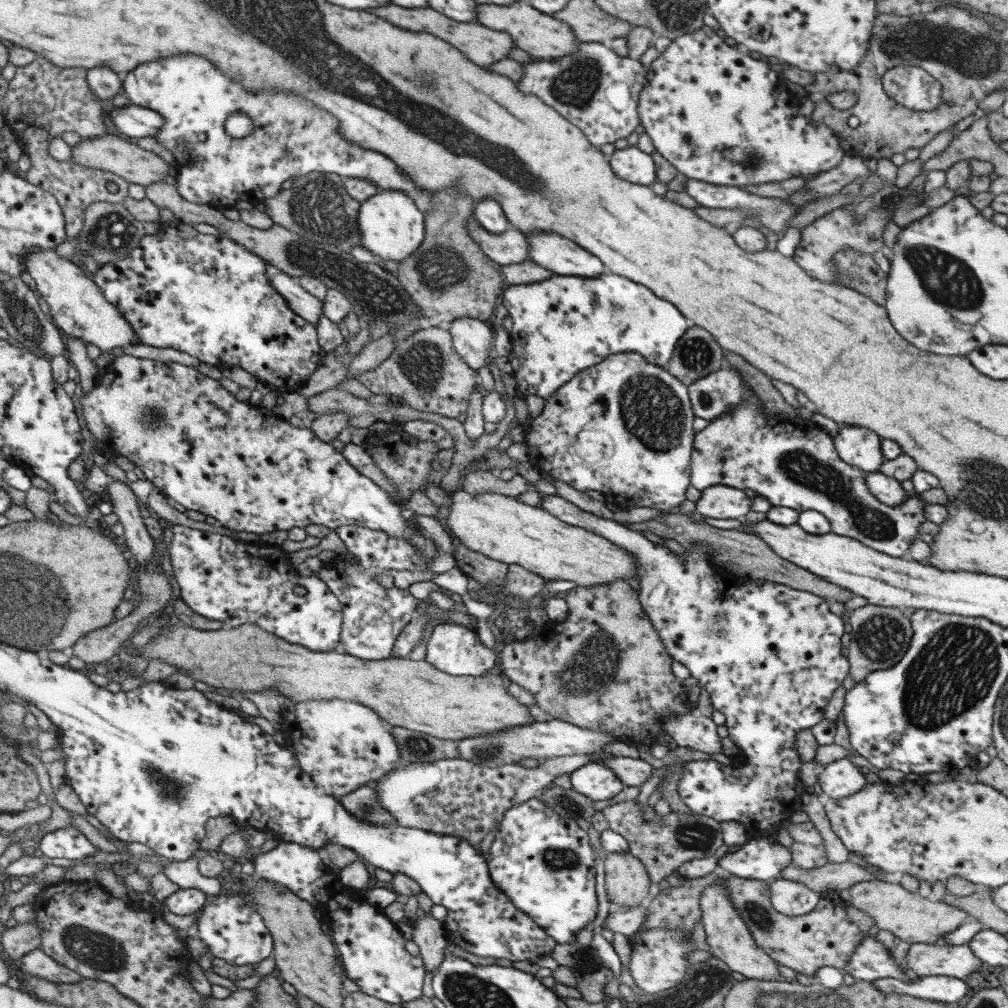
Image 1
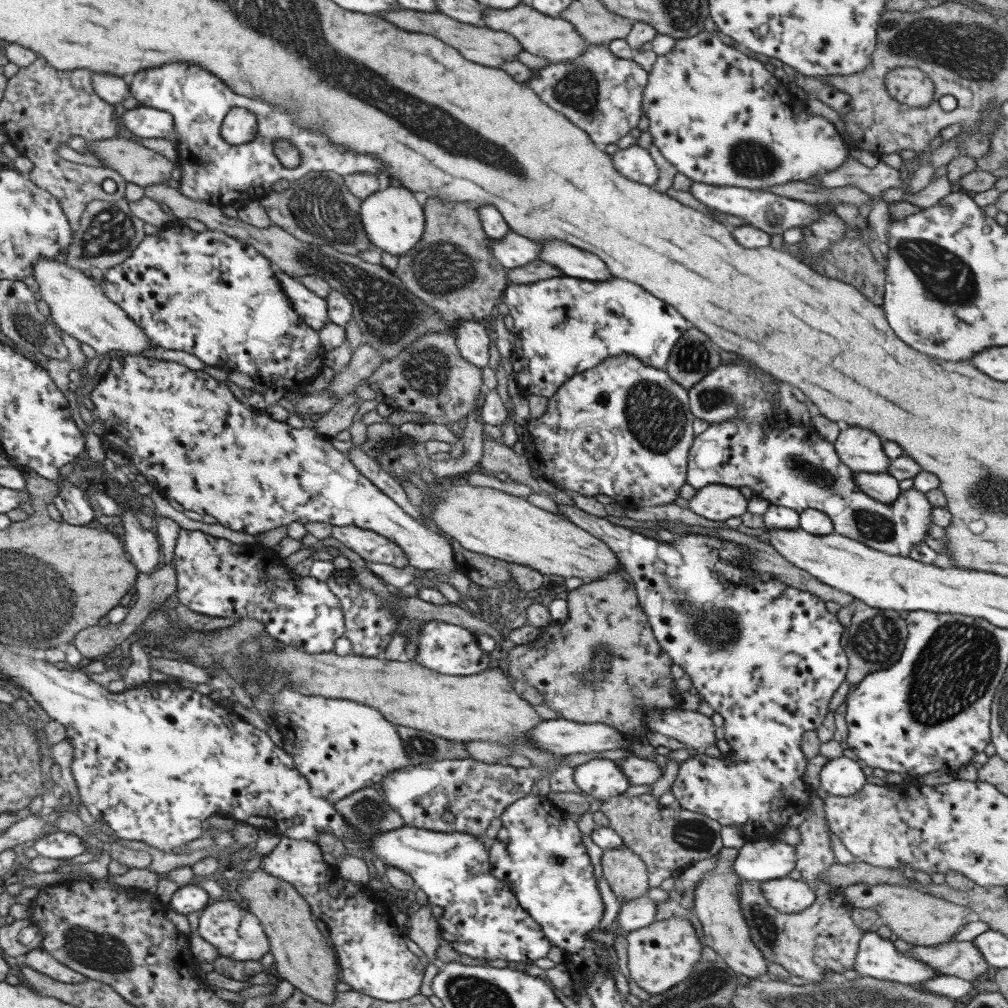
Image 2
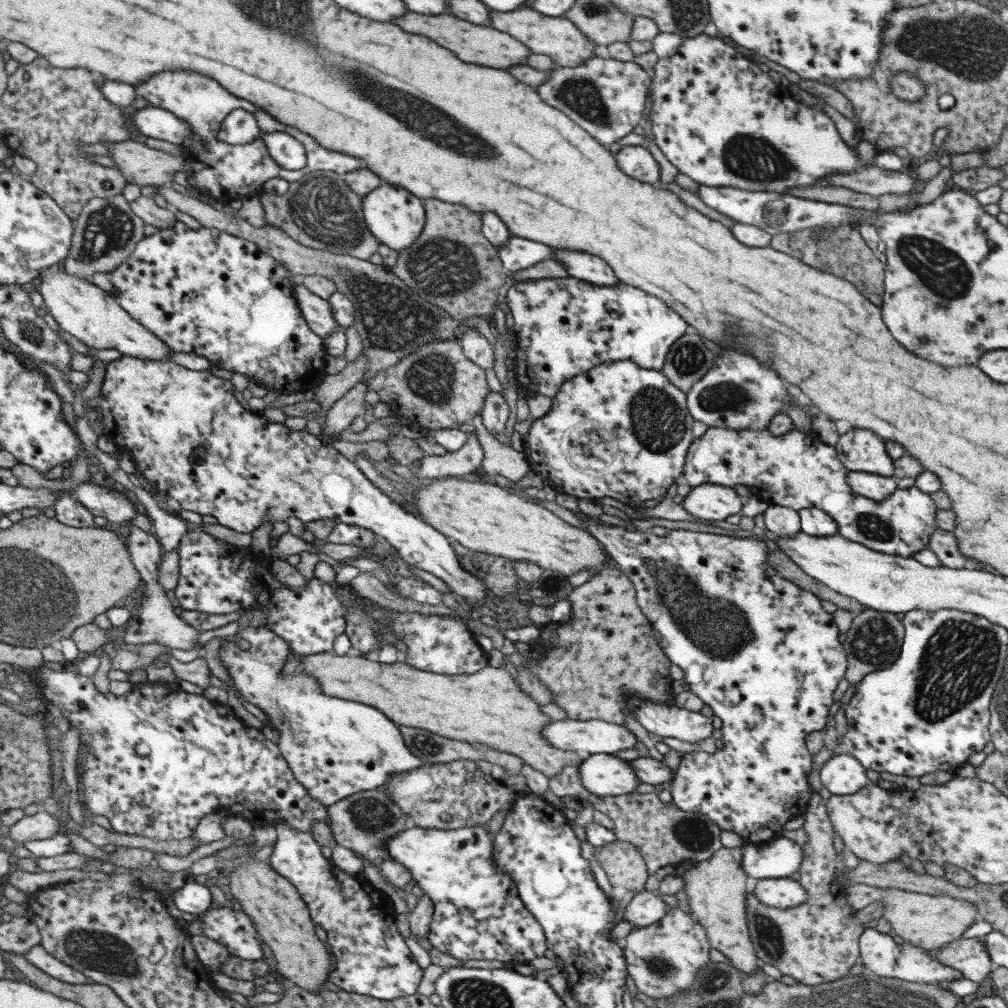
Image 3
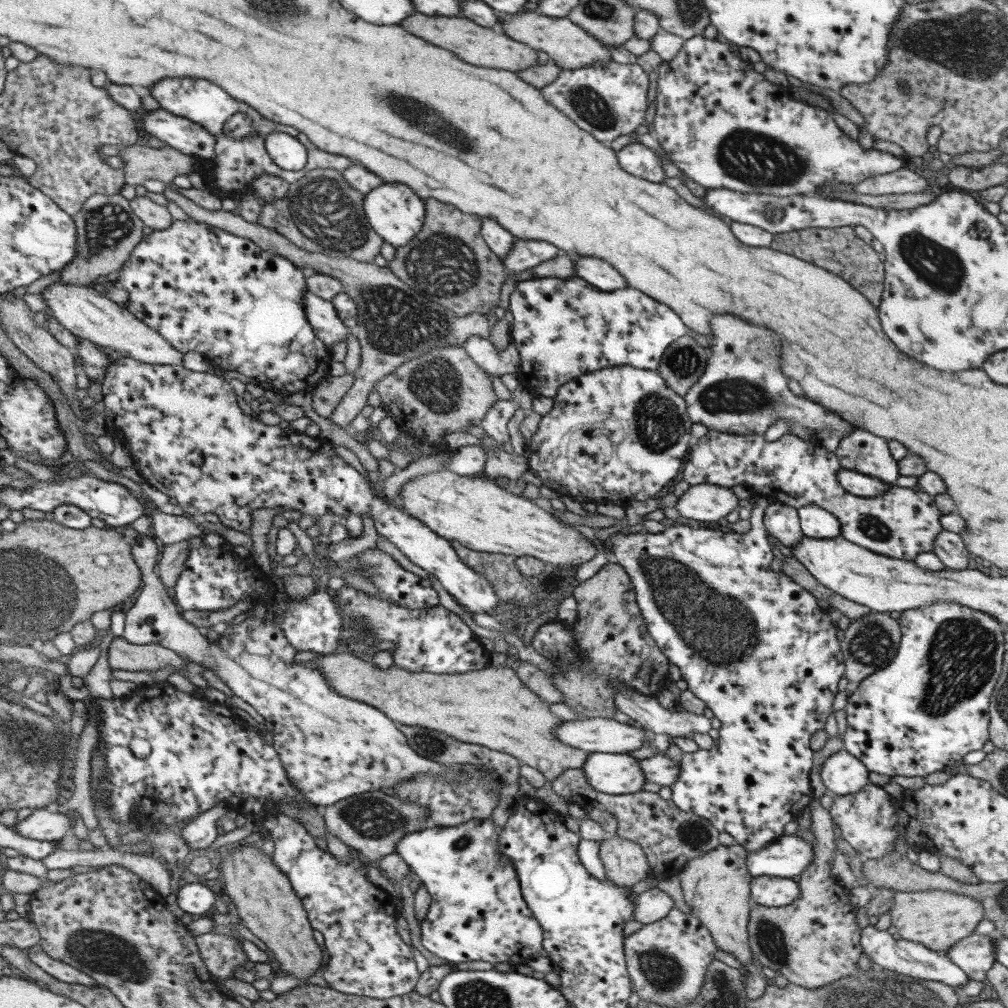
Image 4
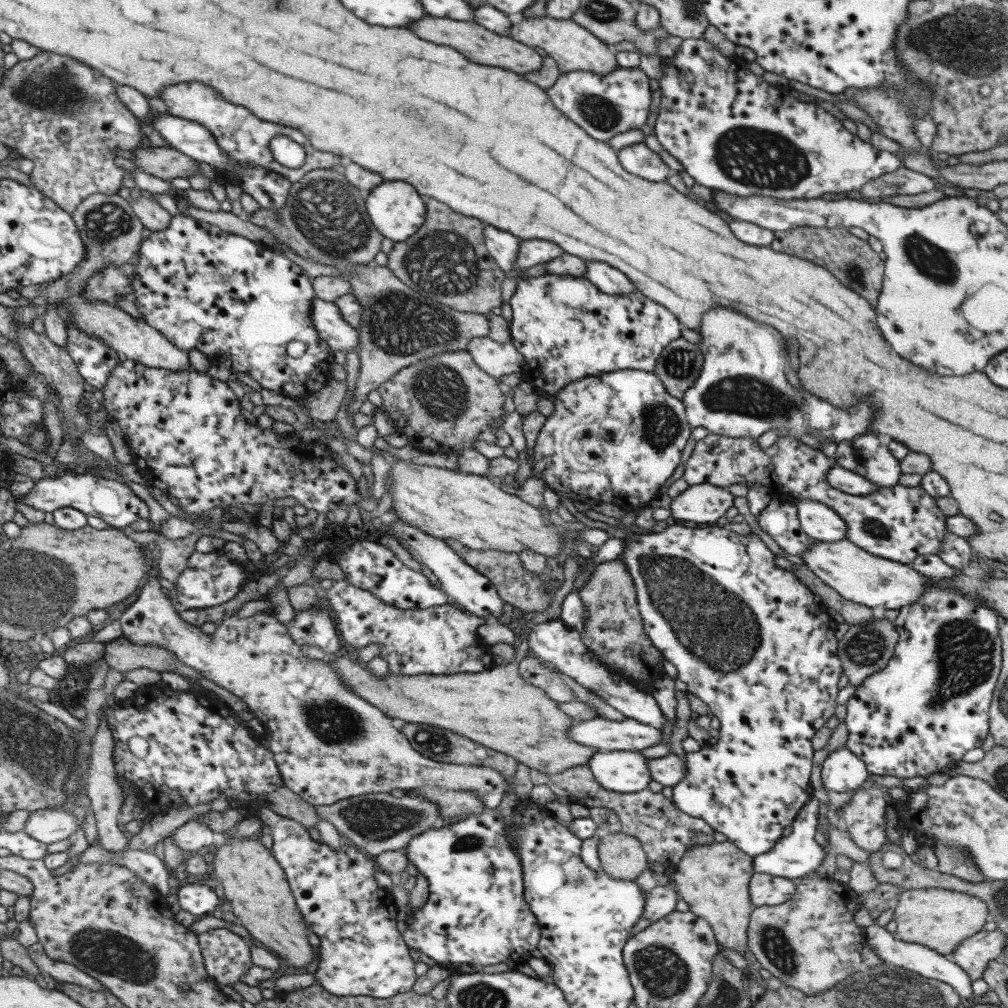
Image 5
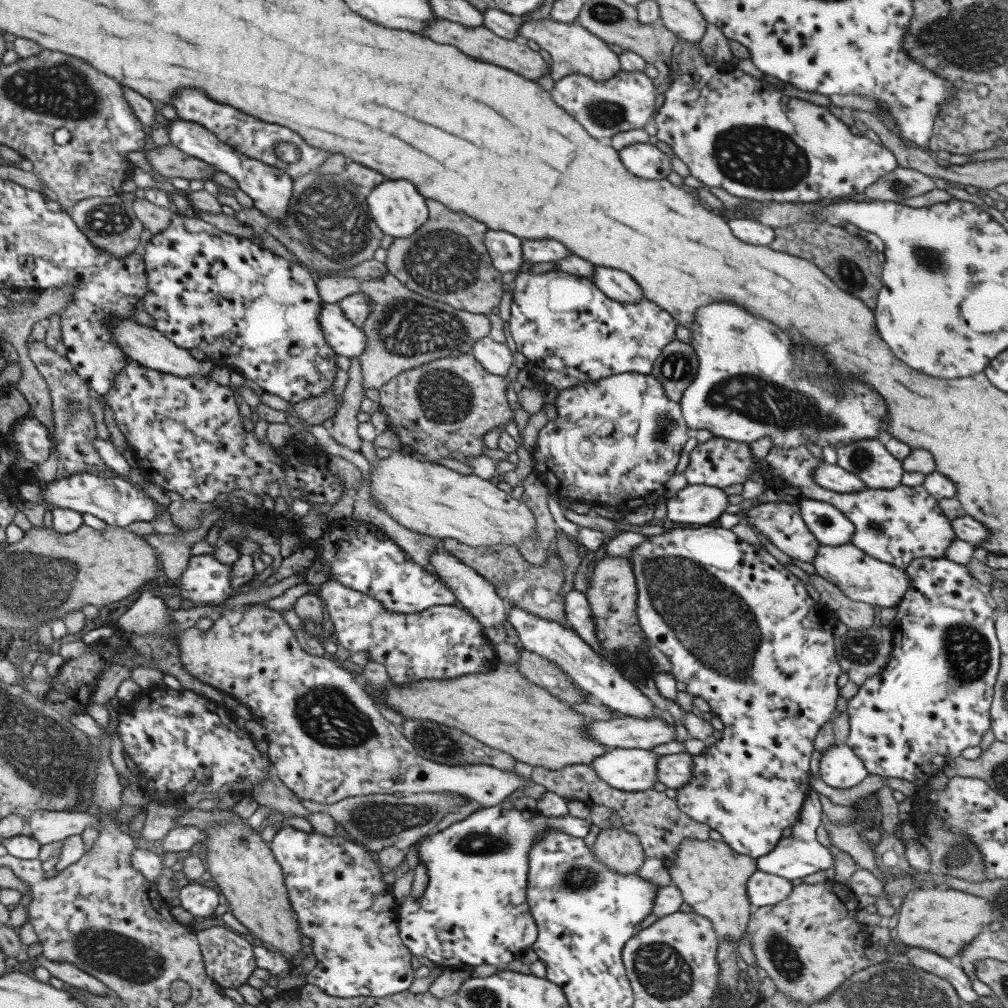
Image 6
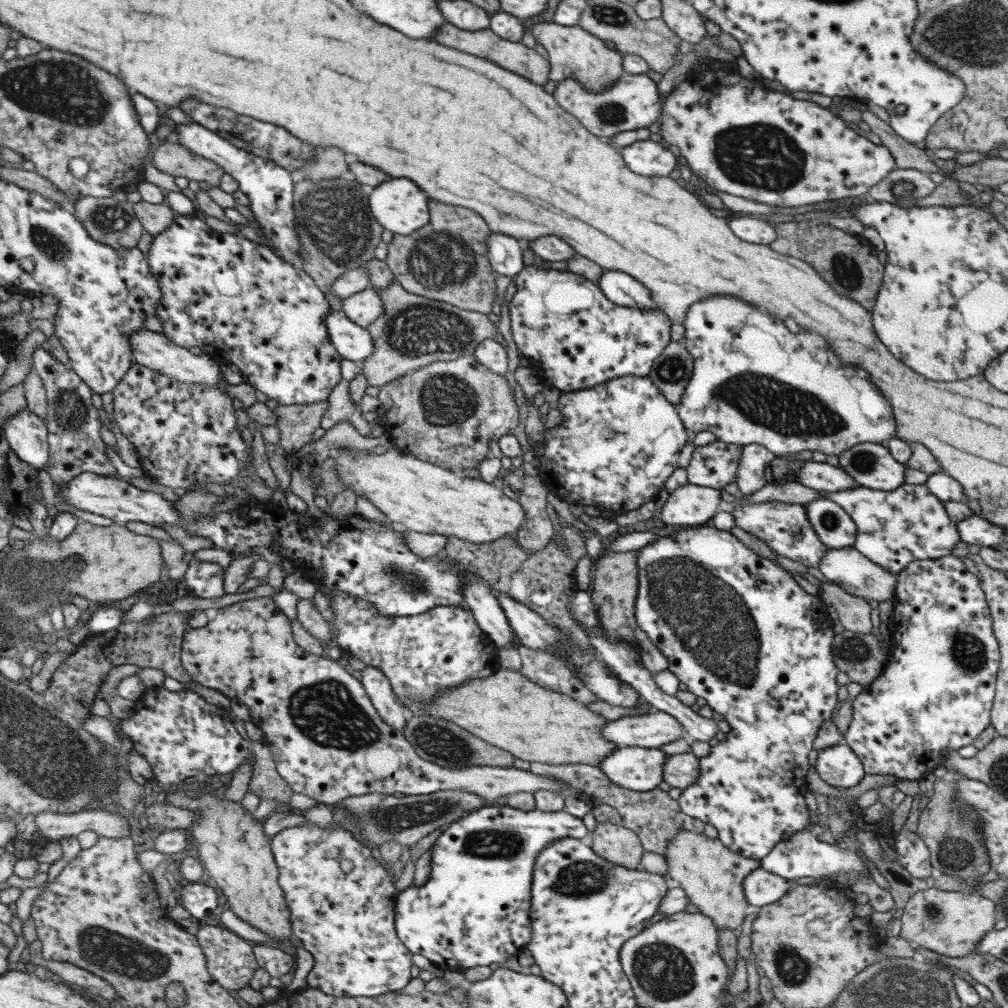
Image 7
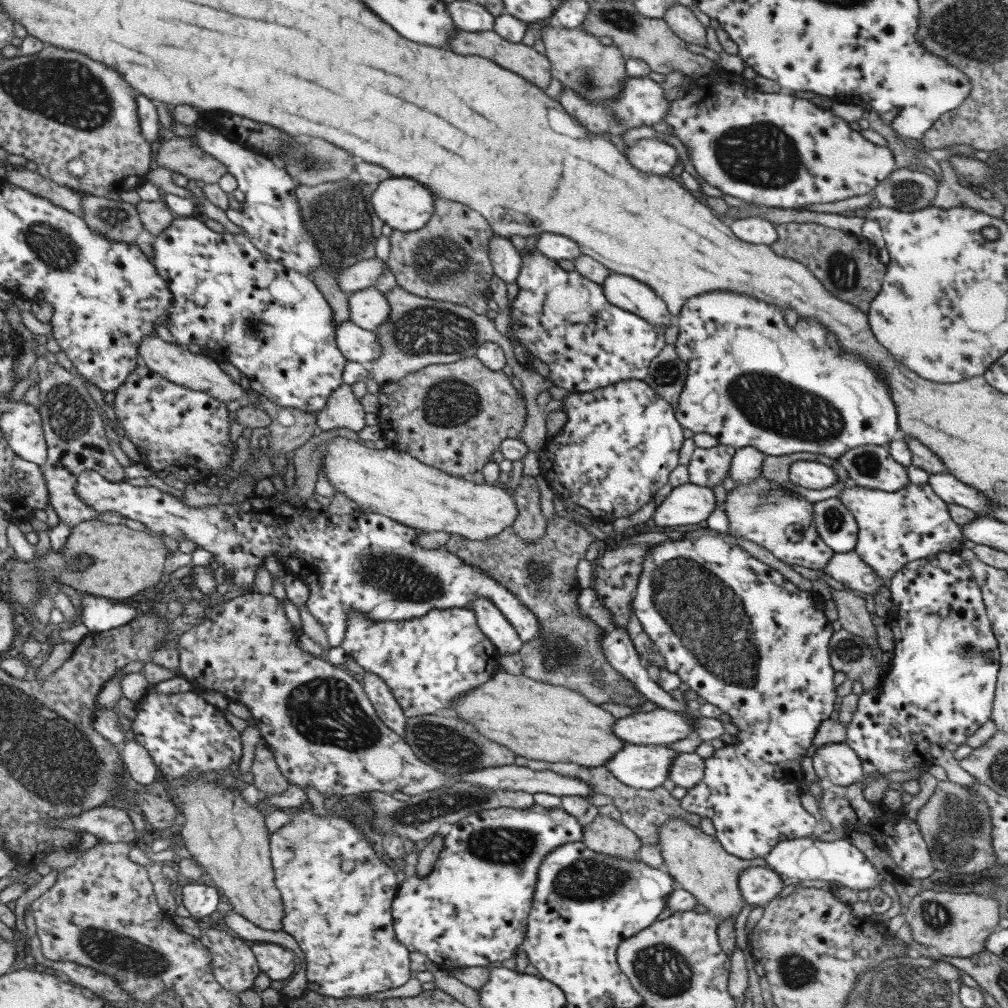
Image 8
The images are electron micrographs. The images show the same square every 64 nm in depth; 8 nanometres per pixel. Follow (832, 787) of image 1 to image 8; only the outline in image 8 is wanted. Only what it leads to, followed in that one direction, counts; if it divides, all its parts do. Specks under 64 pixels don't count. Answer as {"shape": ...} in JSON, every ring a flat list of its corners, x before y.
{"shape":[[844,741,818,747,812,760,819,778,826,778,834,785,849,787,865,775,860,757]]}

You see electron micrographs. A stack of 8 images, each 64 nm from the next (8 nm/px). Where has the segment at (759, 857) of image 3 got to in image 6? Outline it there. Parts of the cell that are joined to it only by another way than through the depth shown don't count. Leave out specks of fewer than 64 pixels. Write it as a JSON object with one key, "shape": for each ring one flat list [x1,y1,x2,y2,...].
{"shape":[[810,790,801,810,801,819,796,824,793,824,793,833,787,838,782,837,780,842,772,849,772,852,768,852,768,854,756,859,757,870,775,874,797,883,805,876,816,874,819,870,828,870,828,868,834,867,832,848,822,845,816,839,816,828,822,825,822,812,819,794]]}

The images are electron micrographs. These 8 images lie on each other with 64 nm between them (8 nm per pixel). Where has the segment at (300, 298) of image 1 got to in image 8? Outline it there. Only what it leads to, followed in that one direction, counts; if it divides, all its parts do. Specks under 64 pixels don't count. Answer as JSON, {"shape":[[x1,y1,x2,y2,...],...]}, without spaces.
{"shape":[[333,322,338,348,346,360,368,365,381,355,381,344,375,331,364,330,354,322]]}

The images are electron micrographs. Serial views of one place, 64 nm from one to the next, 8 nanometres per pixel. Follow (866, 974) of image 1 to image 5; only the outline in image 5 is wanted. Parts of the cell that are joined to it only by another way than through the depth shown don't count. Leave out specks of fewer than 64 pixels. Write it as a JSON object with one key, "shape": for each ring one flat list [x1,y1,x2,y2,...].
{"shape":[[878,924,865,927,864,942,872,946,874,952,886,964,899,966,899,968,905,968,920,976,925,976,926,978,939,980,940,982,949,984,951,987,955,988,955,991,962,998,971,999,975,996,971,987,972,980,969,977,969,974,947,955,931,950,931,948,928,948,923,944,894,939,892,933,887,931,885,927,880,927]]}

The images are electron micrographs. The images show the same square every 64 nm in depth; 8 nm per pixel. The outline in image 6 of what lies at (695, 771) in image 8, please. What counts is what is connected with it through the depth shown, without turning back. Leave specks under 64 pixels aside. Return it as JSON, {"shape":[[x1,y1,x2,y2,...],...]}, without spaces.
{"shape":[[676,753,659,756,657,760,657,781,667,788,681,787,690,780,694,768,693,757,690,753]]}

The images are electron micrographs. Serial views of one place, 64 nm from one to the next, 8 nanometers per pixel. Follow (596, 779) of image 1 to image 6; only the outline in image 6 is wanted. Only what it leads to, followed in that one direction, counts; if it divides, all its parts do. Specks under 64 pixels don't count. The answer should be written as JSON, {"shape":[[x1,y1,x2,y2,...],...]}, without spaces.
{"shape":[[614,748,590,765,608,786,624,792,640,792,652,789,657,781,658,757,652,749]]}

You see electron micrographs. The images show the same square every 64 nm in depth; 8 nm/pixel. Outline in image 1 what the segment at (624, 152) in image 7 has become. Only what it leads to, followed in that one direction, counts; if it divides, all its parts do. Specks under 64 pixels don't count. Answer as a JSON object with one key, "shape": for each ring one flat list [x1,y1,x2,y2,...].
{"shape":[[637,146,616,149,608,161,618,178,632,184,651,186,657,180,653,156]]}

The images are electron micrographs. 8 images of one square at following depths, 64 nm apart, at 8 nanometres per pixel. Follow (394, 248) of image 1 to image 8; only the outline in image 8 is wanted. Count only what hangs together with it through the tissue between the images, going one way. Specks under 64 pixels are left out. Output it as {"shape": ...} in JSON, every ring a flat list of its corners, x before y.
{"shape":[[393,177,380,182,372,187,371,203,375,208,375,213,384,224,388,224,393,230,402,232,414,232,420,230,432,216,434,212,433,202,436,196,429,188,420,184,416,180,405,177]]}

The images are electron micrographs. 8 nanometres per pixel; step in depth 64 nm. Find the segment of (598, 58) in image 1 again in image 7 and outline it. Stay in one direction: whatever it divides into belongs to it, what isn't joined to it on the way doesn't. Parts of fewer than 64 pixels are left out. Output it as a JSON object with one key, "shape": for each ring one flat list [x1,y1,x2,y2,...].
{"shape":[[625,73,612,86,602,91,591,91,580,86,576,80,562,80,552,96,566,113,578,119,594,136,614,137,618,132,646,128,657,122,662,114,665,100,660,99,657,84,647,75]]}

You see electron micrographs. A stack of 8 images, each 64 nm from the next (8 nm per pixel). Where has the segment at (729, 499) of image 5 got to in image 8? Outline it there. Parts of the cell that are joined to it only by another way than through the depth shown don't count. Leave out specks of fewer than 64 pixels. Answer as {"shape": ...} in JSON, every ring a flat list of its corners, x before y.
{"shape":[[689,482,672,489,657,506,652,520,656,526,663,528,700,525,708,519,715,507,716,497,711,487]]}

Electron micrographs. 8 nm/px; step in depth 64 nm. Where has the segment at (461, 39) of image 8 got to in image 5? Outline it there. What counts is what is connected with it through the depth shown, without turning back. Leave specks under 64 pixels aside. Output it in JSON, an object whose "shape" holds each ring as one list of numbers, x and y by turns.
{"shape":[[424,15,421,19,415,20,409,26,409,29,423,40,434,42,436,45,450,46,475,64,502,68,522,76,542,68,543,58,532,47,521,44,521,42,507,36,498,35,474,21]]}

